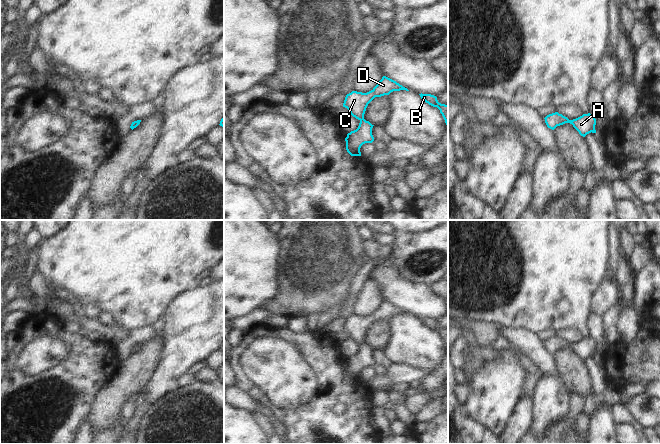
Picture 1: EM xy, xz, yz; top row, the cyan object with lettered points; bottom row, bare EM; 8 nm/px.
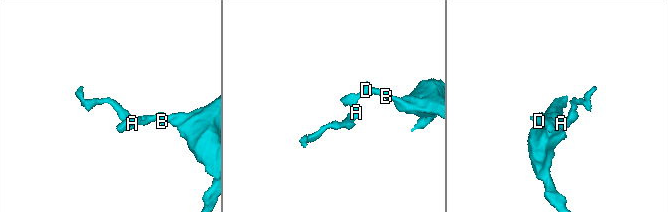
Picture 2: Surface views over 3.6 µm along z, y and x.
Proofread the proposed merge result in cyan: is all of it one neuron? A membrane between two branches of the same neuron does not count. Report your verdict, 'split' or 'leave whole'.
leave whole

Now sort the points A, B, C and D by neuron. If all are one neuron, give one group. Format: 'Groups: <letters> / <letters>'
Groups: A B C D.

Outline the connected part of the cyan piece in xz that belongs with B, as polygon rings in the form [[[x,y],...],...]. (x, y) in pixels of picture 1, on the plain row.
[[[419,318],[421,323],[433,331],[437,331],[442,338],[446,349],[448,350],[448,329],[438,326],[437,321],[431,318]]]

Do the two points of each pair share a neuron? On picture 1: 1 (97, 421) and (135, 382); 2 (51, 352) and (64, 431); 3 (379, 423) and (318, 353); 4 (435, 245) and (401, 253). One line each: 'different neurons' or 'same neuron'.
1: same neuron
2: different neurons
3: different neurons
4: same neuron

